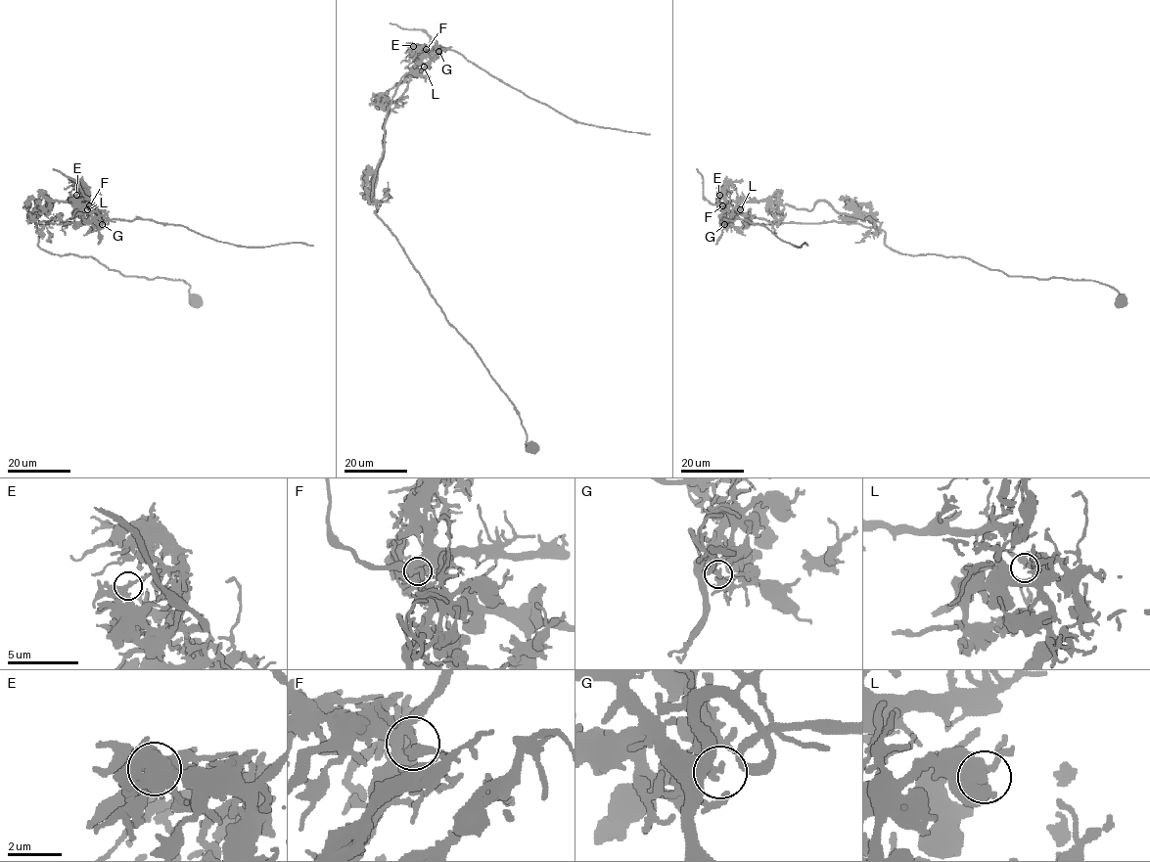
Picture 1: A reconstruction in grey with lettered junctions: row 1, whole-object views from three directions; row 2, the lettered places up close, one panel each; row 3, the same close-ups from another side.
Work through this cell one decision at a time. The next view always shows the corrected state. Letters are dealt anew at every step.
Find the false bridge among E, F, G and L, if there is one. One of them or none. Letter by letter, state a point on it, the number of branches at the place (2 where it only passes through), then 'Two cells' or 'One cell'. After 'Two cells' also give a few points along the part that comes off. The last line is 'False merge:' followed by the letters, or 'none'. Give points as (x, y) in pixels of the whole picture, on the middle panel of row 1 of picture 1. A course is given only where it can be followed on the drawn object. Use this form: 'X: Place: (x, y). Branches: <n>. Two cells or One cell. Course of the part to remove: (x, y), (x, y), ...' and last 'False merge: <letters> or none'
E: Place: (413, 46). Branches: 3. One cell
F: Place: (426, 49). Branches: 3. Two cells. Course of the part to remove: (427, 50), (419, 65), (387, 93), (384, 153), (365, 197), (367, 165)
G: Place: (438, 51). Branches: 3. One cell
L: Place: (424, 67). Branches: 3. One cell
False merge: F

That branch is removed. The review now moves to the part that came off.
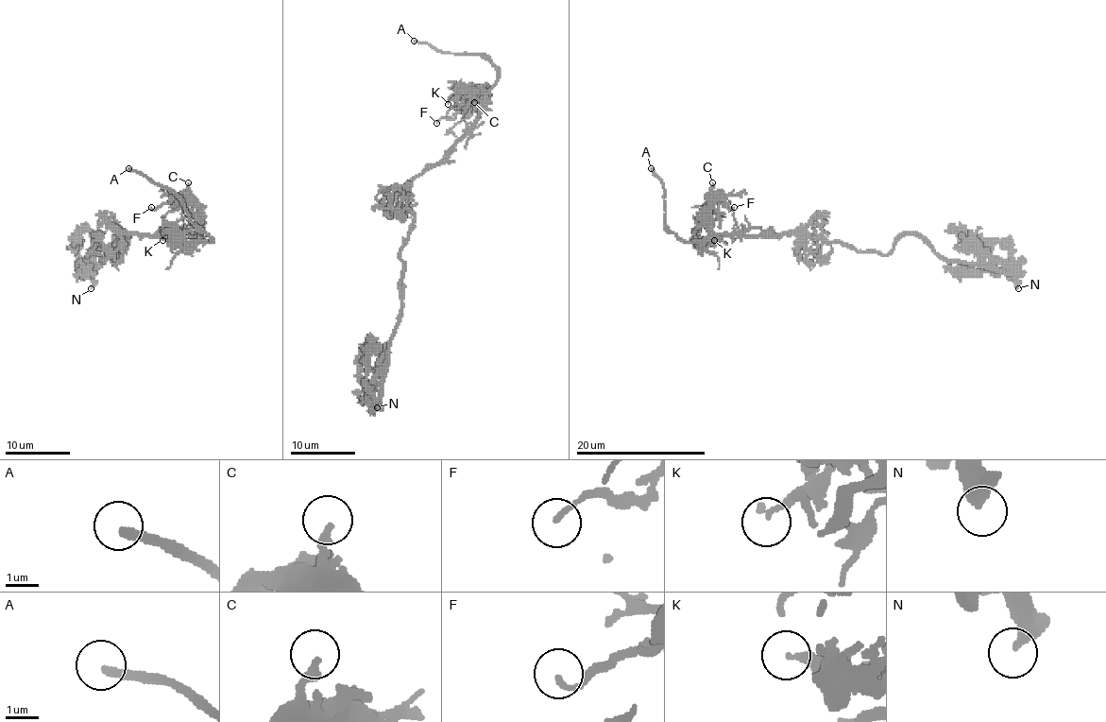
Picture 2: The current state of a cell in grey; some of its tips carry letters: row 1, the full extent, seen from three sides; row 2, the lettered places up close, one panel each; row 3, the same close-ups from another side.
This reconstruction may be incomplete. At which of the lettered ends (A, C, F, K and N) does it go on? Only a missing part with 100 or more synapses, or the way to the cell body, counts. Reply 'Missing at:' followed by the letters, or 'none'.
Missing at: A

